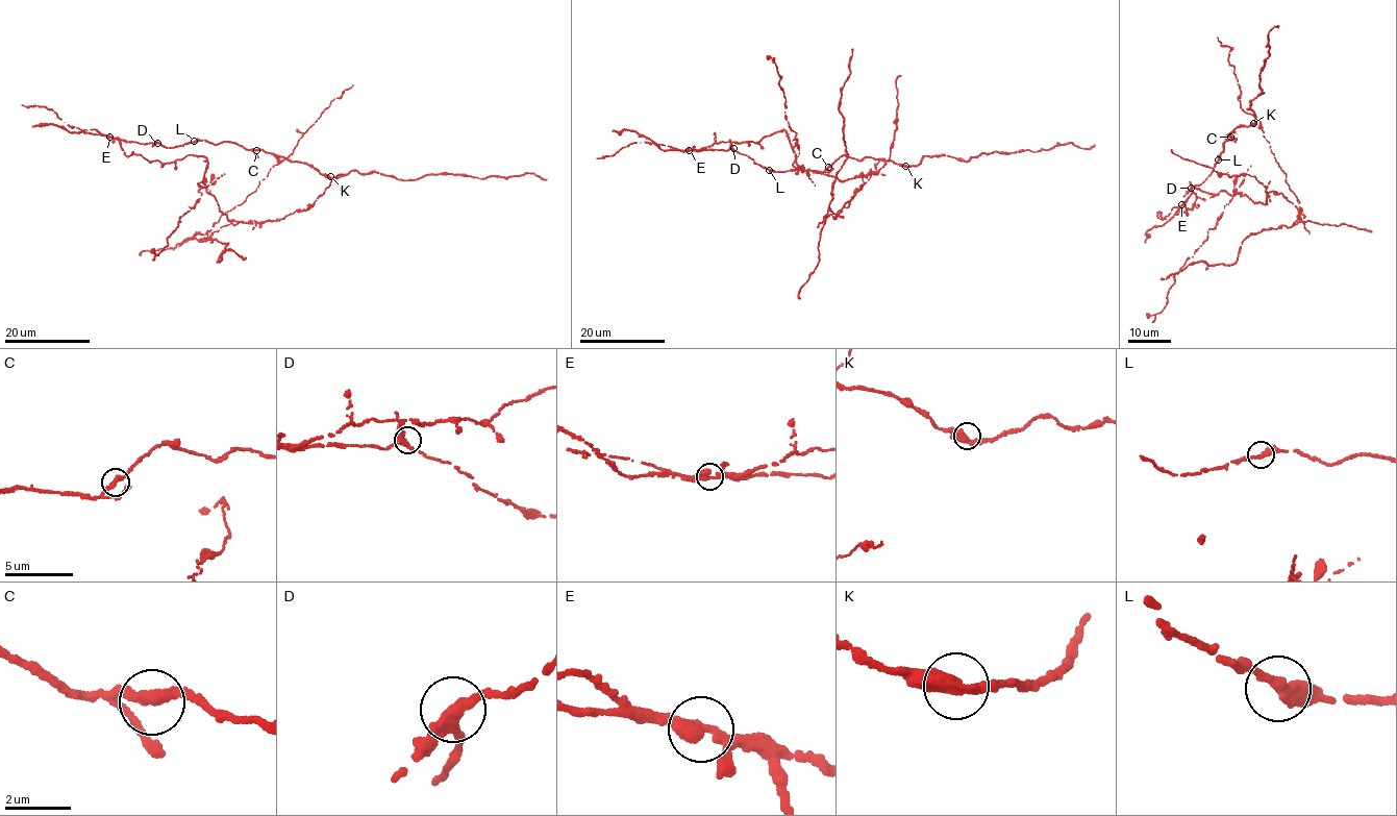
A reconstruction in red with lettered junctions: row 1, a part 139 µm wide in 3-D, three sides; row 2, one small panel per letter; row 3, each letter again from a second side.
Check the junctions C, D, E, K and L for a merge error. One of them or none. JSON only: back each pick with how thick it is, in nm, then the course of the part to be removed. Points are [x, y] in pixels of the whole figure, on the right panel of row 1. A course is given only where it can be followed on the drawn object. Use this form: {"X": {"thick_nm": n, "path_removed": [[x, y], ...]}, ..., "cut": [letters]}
{"E": {"thick_nm": 320, "path_removed": [[1181, 204], [1187, 215], [1197, 197], [1190, 182], [1254, 202], [1272, 190], [1301, 214], [1217, 38]]}, "cut": ["E"]}

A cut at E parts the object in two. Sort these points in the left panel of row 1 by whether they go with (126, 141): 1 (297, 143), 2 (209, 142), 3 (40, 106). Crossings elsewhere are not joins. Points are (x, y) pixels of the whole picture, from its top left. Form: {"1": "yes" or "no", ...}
{"1": "no", "2": "yes", "3": "no"}

